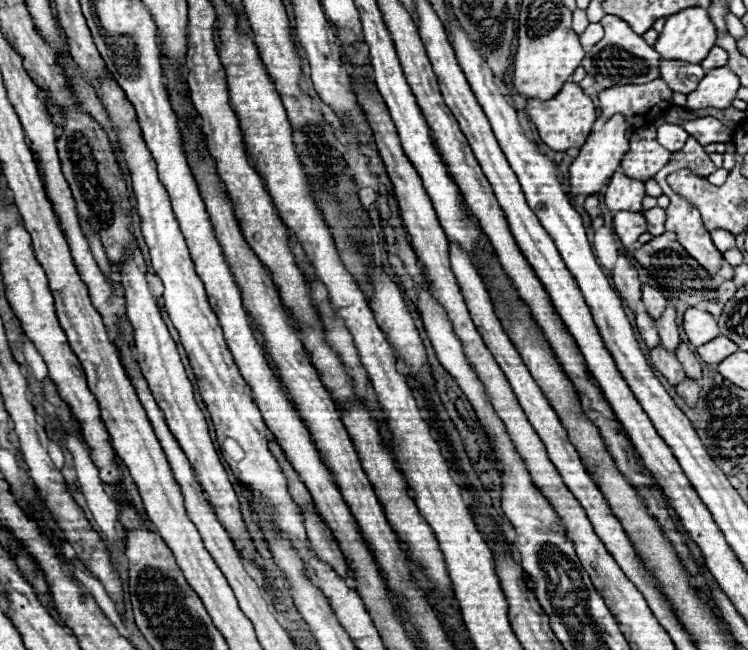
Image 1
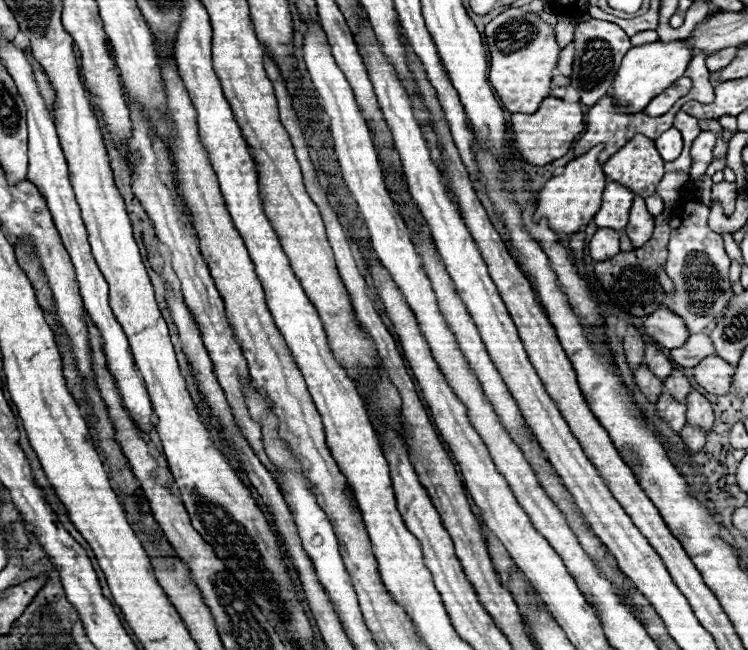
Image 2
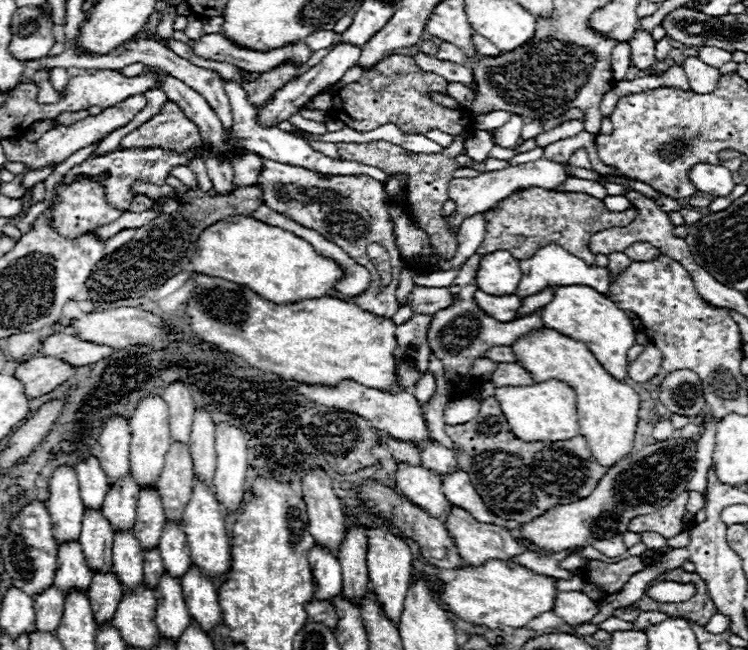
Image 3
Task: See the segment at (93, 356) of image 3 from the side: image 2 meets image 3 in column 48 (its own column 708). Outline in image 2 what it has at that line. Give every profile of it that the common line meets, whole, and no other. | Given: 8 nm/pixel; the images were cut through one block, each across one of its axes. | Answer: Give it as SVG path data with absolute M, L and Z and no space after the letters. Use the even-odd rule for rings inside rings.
M692 334L682 348L670 350L670 358L684 368L694 368L706 356L712 356L712 354L716 354L716 350L714 350L710 336L706 336L706 334Z

